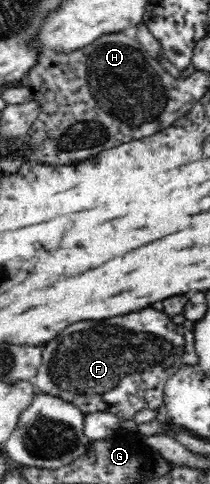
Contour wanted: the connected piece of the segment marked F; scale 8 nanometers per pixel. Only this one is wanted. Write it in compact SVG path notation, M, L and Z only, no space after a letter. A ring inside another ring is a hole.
M154 308L100 322L76 322L42 348L42 366L34 384L40 393L58 396L77 406L85 415L104 410L115 414L120 421L134 418L142 408L154 411L154 408L163 406L166 381L184 365L184 332L183 325L176 326L164 312Z

